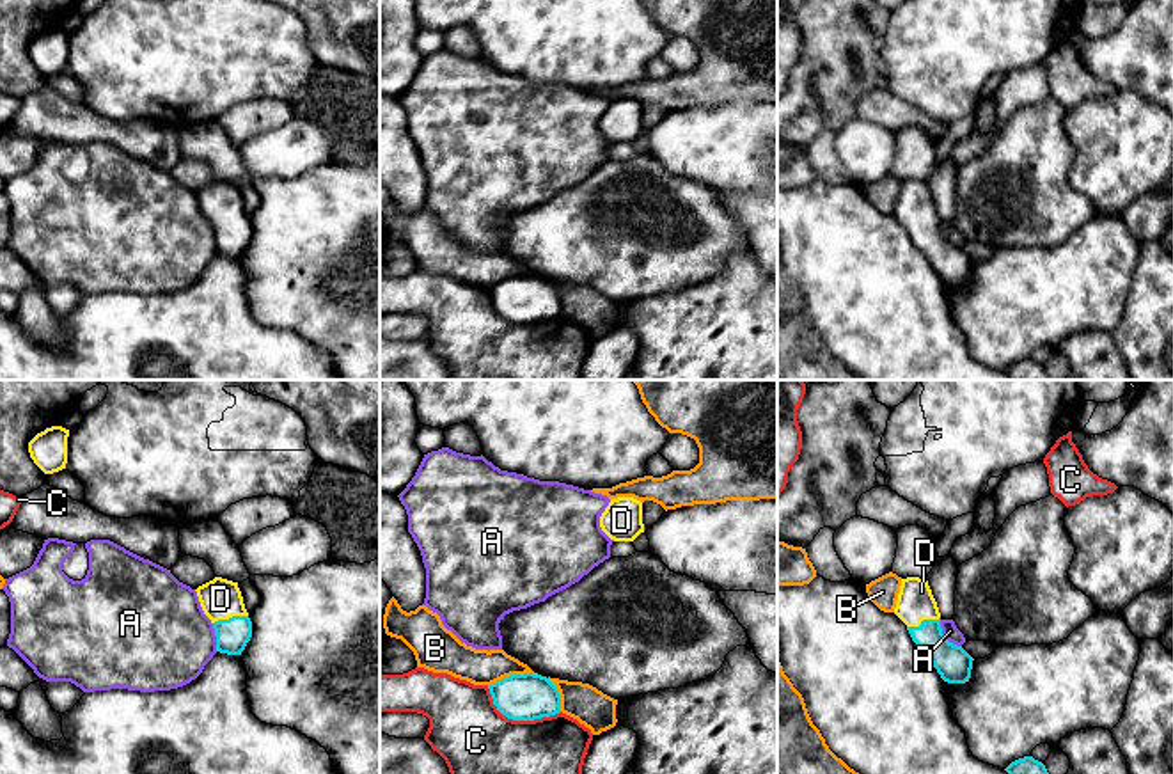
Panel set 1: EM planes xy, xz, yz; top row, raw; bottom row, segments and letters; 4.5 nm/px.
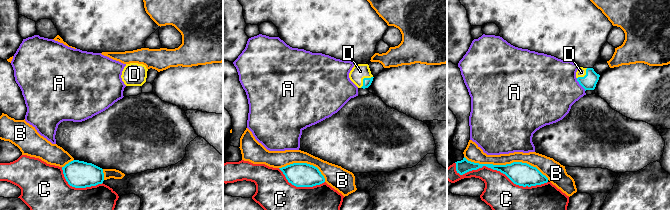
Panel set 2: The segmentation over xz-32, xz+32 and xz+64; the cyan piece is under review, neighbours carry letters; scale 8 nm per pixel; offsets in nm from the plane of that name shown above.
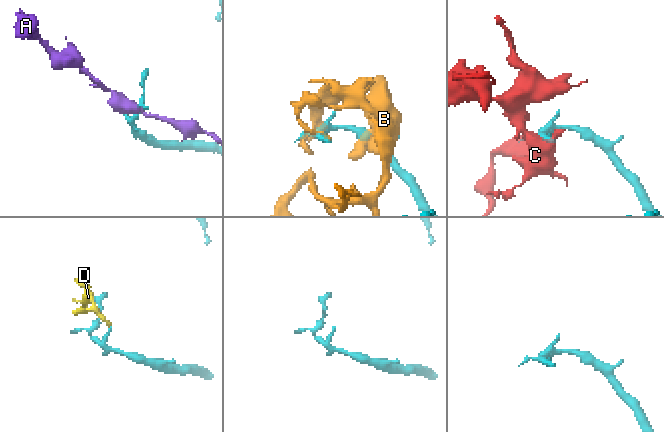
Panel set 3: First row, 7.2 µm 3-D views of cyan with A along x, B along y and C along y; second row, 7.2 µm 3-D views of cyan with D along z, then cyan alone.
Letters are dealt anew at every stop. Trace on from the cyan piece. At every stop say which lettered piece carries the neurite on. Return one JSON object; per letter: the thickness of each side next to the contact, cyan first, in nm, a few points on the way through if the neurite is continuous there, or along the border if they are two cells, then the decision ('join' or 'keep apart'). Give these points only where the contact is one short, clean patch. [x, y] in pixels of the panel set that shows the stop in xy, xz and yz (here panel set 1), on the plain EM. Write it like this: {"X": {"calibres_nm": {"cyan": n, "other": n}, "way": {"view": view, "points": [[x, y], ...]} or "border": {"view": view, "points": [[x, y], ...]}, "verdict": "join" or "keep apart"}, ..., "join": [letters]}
{"A": {"calibres_nm": {"cyan": 160, "other": 70}, "verdict": "keep apart"}, "B": {"calibres_nm": {"cyan": 220, "other": 160}, "verdict": "keep apart"}, "C": {"calibres_nm": {"cyan": 220, "other": 500}, "verdict": "keep apart"}, "D": {"calibres_nm": {"cyan": 150, "other": 190}, "way": {"view": "xy", "points": [[233, 236], [229, 221], [220, 201]]}, "verdict": "join"}, "join": ["D"]}

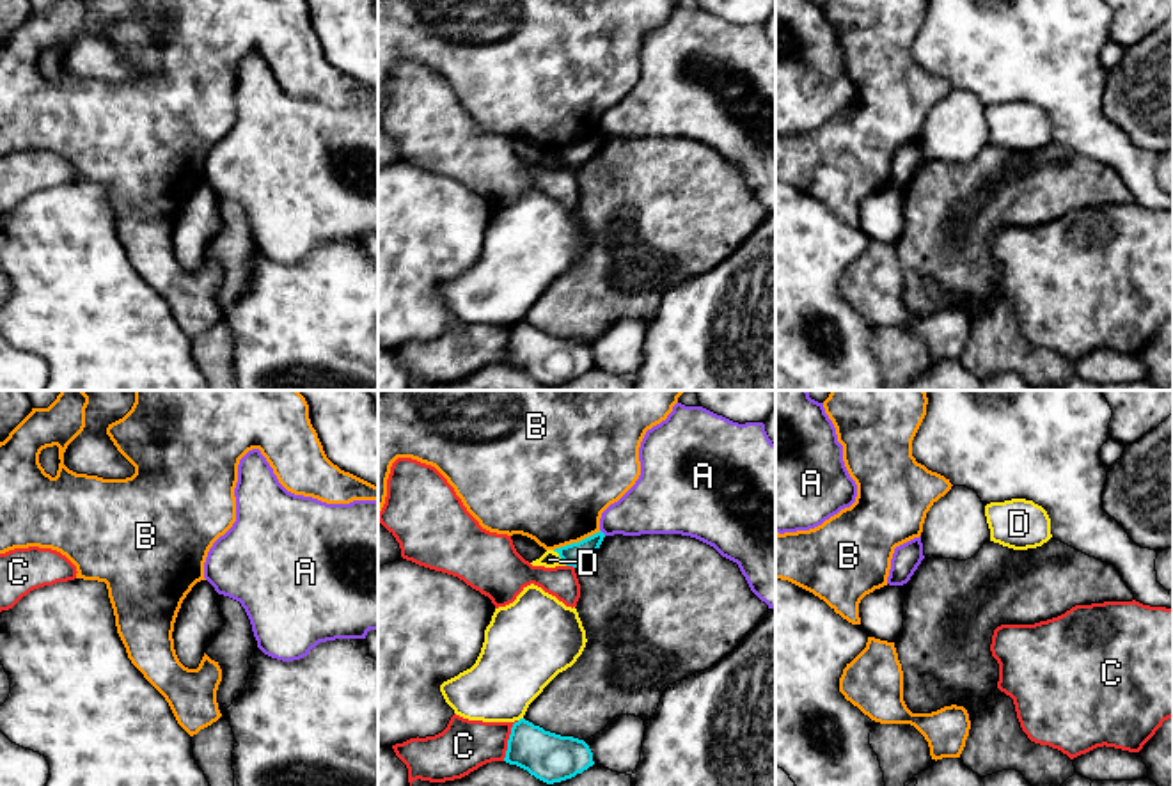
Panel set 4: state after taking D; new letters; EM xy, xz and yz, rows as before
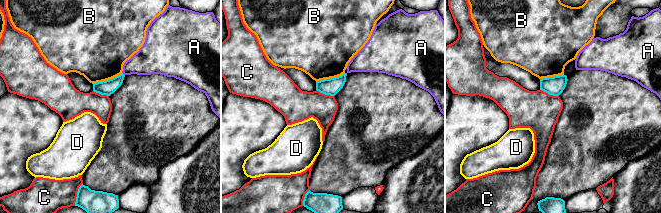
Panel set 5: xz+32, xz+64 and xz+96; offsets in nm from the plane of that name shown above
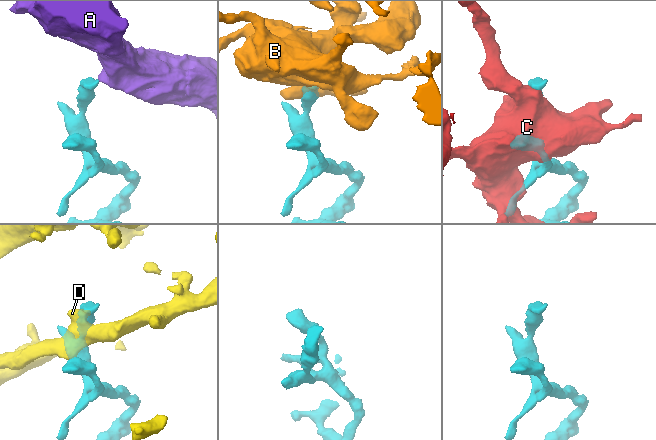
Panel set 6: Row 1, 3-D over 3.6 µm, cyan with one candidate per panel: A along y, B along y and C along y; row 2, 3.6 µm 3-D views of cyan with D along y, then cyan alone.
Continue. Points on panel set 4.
{"A": {"calibres_nm": {"cyan": 100, "other": 240}, "border": {"view": "xz", "points": [[600, 132], [606, 137]]}, "verdict": "keep apart"}, "B": {"calibres_nm": {"cyan": 100, "other": 460}, "verdict": "keep apart"}, "C": {"calibres_nm": {"cyan": 220, "other": 240}, "verdict": "keep apart"}, "D": {"calibres_nm": {"cyan": 100, "other": 80}, "verdict": "keep apart"}, "join": []}

